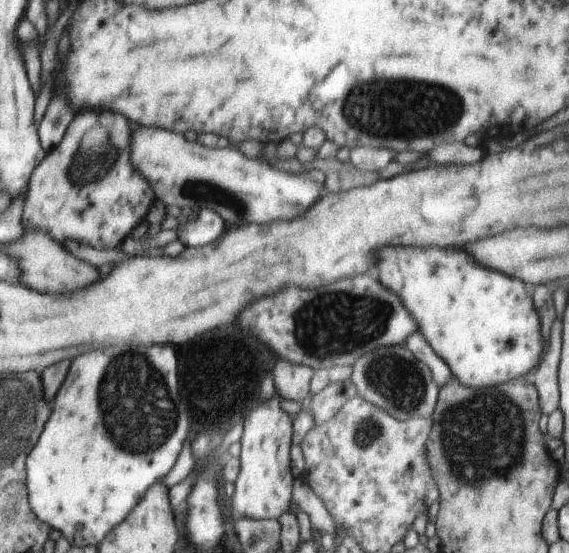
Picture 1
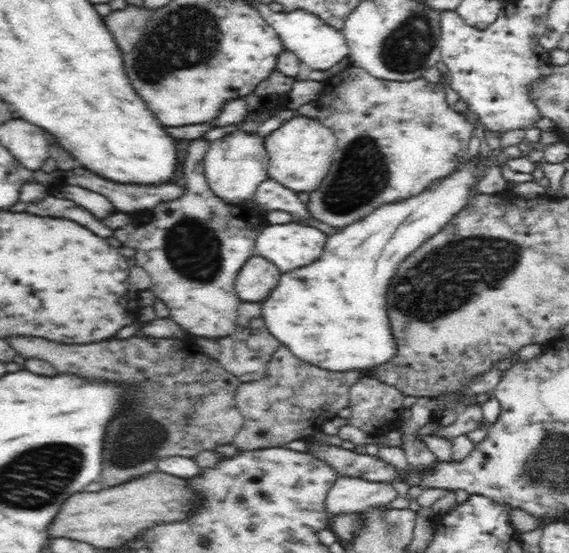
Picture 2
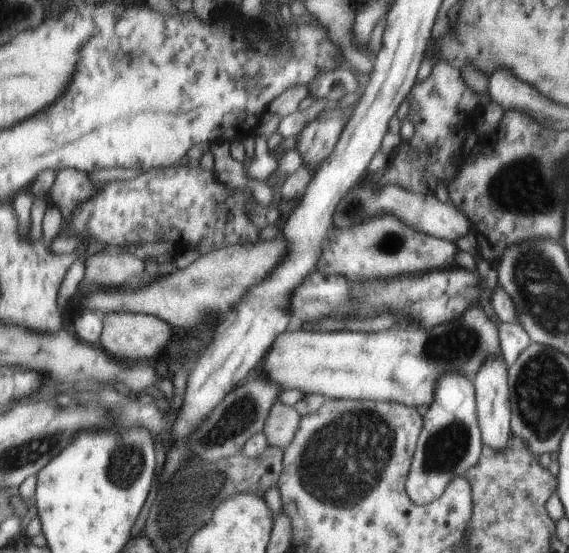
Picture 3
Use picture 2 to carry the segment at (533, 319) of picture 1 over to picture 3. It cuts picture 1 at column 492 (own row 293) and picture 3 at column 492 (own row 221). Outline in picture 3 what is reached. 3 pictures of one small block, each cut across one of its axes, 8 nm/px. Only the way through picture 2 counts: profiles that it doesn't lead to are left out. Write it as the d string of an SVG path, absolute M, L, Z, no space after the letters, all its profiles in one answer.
M501 354L486 358L485 364L474 374L477 395L477 417L481 427L484 446L493 447L494 450L504 450L510 440L510 418L513 418L513 410L510 410L512 396L508 396L508 384L506 384L505 359Z

